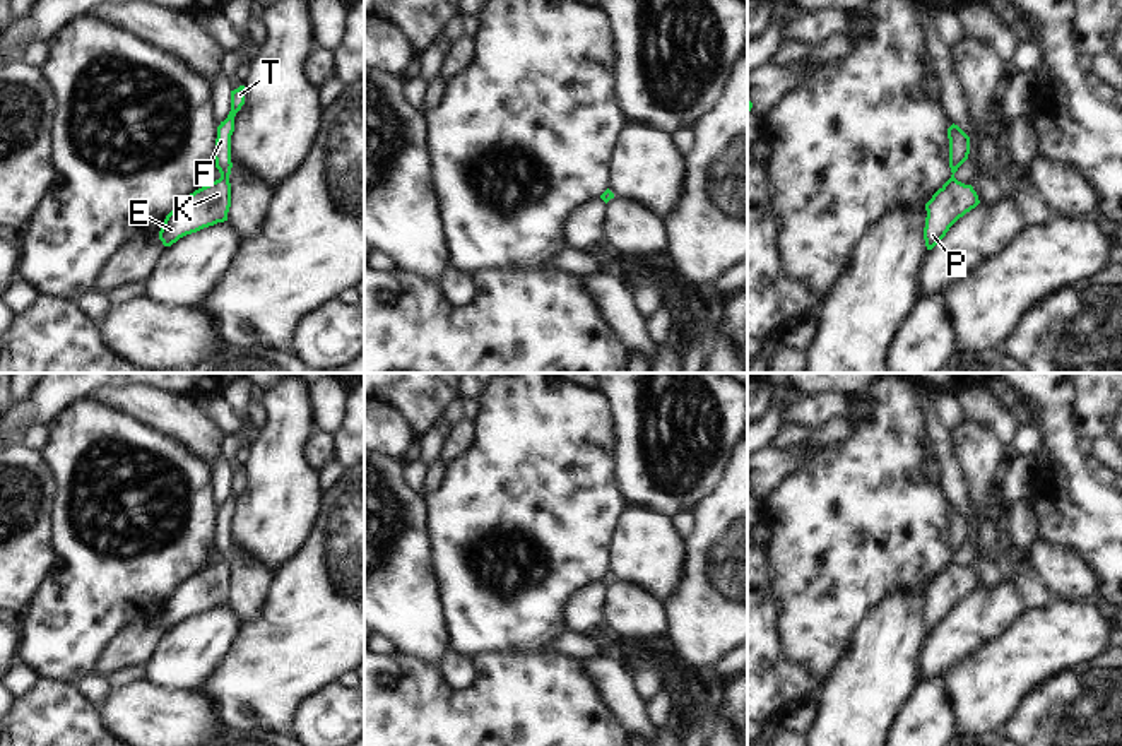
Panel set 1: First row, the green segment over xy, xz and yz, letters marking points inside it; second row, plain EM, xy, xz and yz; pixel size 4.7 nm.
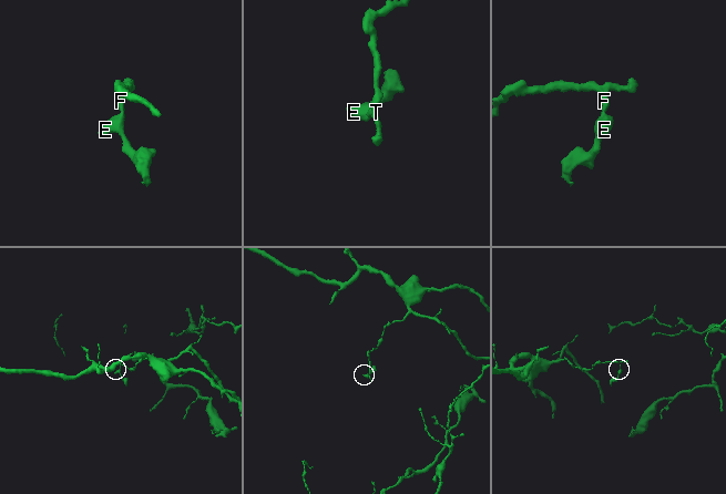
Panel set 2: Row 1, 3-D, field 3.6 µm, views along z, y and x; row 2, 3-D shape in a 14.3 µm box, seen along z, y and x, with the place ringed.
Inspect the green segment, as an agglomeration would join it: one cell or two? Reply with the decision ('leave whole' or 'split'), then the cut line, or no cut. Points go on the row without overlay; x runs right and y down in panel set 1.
leave whole; no cut

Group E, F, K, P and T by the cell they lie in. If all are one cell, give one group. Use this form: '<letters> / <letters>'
E F K P T

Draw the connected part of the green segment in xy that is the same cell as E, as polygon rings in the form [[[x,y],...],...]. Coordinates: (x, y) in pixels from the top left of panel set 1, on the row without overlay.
[[[245,469],[231,474],[231,494],[217,510],[214,532],[216,551],[221,561],[195,573],[185,580],[164,602],[159,623],[171,630],[180,621],[197,616],[204,611],[227,604],[231,590],[231,518],[234,515],[234,500],[245,488]]]

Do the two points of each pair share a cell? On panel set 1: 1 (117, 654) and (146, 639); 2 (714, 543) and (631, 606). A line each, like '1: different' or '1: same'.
1: same
2: different

